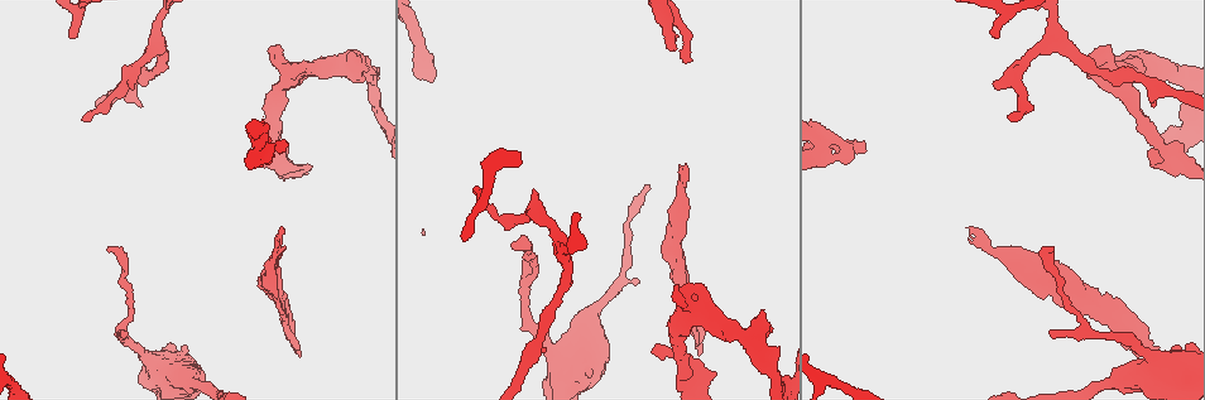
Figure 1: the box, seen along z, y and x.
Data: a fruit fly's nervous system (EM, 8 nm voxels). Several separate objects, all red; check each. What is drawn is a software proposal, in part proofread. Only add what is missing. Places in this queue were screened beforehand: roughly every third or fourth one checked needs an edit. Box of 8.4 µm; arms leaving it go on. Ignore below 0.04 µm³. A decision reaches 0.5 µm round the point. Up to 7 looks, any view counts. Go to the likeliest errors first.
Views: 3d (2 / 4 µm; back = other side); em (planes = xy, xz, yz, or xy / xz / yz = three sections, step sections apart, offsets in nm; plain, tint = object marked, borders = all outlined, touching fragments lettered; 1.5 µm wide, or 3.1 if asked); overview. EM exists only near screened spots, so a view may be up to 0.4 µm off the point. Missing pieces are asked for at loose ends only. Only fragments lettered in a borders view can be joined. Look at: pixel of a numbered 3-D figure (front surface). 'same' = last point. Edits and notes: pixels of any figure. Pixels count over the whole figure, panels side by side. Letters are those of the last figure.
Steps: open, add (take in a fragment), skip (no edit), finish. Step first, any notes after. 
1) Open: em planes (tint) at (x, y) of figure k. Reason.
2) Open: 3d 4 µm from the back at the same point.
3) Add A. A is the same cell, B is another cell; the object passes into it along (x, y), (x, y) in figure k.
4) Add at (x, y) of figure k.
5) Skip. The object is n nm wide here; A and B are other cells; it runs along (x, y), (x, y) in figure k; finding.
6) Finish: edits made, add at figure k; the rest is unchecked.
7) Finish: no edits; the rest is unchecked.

Open: em xz step 4 (borders) at (1157, 346) of figure 1.

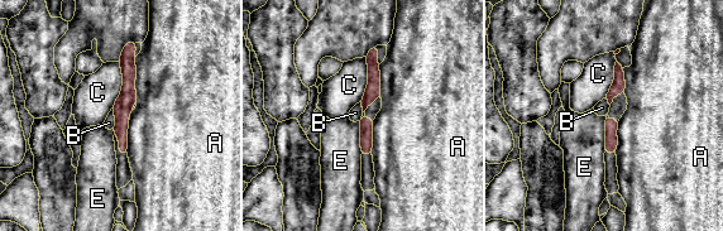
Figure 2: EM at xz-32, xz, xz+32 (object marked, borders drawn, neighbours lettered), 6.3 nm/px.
Open: em planes (borders) at the same point. Another direction.

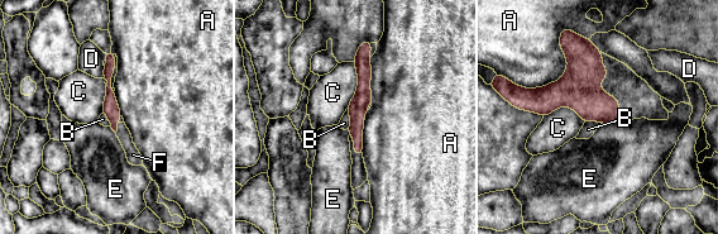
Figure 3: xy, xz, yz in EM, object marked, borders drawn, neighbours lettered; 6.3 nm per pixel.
Add F. The object is 100 nm wide here; F is the same cell, A, B, C, D and E are other cells; the object passes into it along (110, 109), (116, 127), (123, 133) in figure 3; the neuron continues.

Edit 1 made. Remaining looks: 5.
Open: overview.

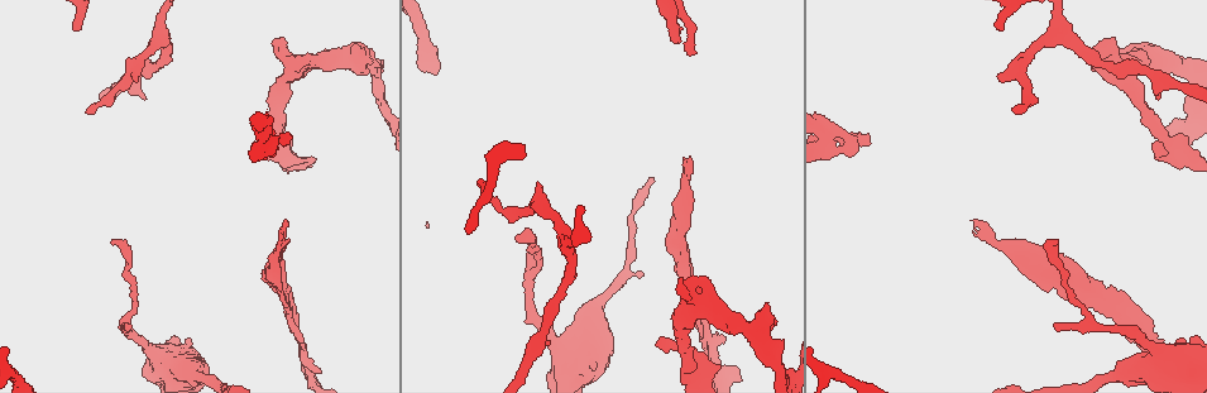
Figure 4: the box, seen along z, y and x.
Open: 3d 2 µm at (539, 184) of figure 4. Branch stops here.

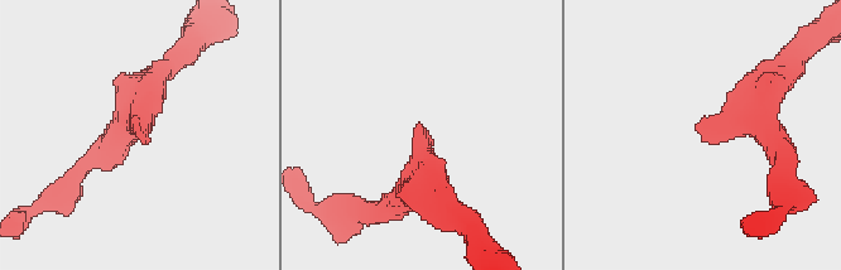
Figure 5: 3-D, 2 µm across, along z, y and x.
Open: em xz step 4 (tint) at (420, 124) of figure 5.

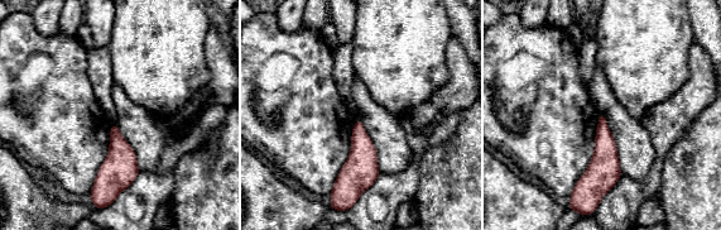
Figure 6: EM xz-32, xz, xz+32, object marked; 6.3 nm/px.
Open: em xy step 8 (borders) at the same point. Another direction.

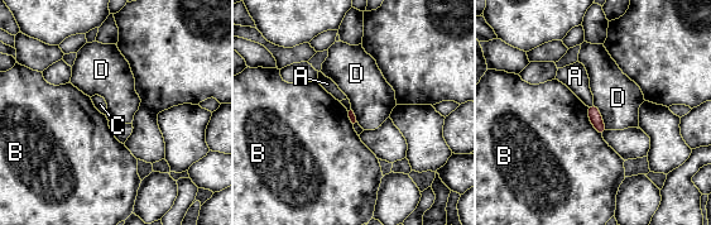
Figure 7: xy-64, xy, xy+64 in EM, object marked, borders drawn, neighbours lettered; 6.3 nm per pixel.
Skip. The longest contact is with B, 220 nm; A, B, C and D are other cells; a border runs along (594, 104), (606, 129) in figure 7; none of them fits.

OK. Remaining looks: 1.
Open: em planes (borders) at (126, 322) of figure 4. An open end.

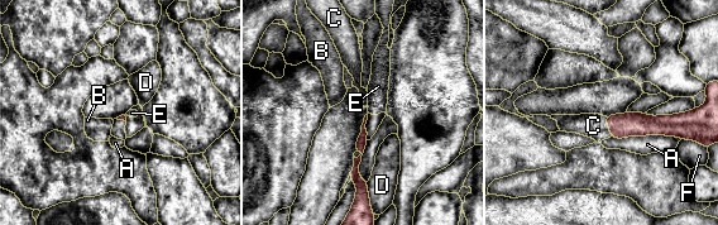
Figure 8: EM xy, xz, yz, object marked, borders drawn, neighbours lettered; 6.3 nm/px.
Add C. The longest contact is with A, 440 nm; C is the same cell, A, B, D, E and F are other cells; it goes on there.

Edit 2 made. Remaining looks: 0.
Finish: edits made, add at figure 3, add at figure 8; the rest is unchecked.

